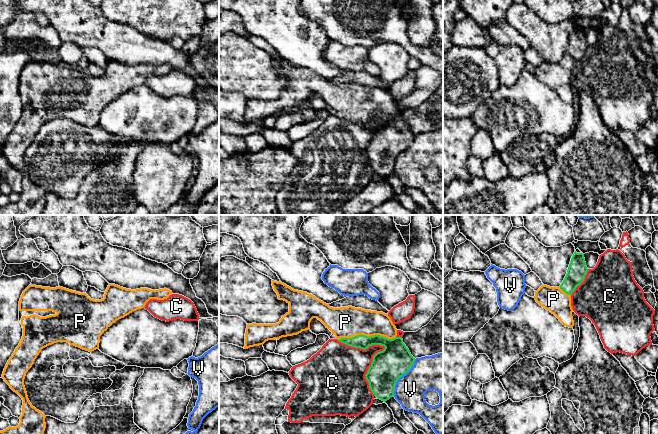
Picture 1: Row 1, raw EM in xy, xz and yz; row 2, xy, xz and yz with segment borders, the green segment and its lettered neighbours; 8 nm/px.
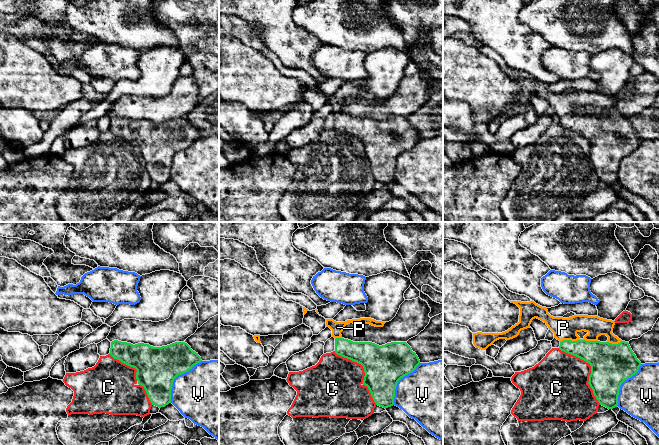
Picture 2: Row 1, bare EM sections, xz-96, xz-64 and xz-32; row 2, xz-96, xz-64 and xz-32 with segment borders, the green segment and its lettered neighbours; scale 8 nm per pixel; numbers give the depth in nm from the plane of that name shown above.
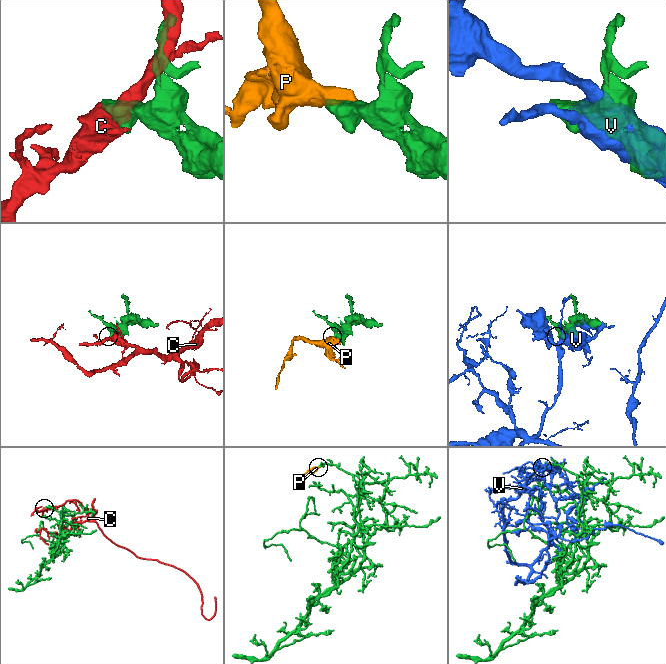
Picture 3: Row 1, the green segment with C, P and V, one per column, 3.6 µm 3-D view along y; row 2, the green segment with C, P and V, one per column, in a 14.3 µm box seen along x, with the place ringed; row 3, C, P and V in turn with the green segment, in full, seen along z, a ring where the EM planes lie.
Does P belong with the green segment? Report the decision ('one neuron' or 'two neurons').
one neuron

